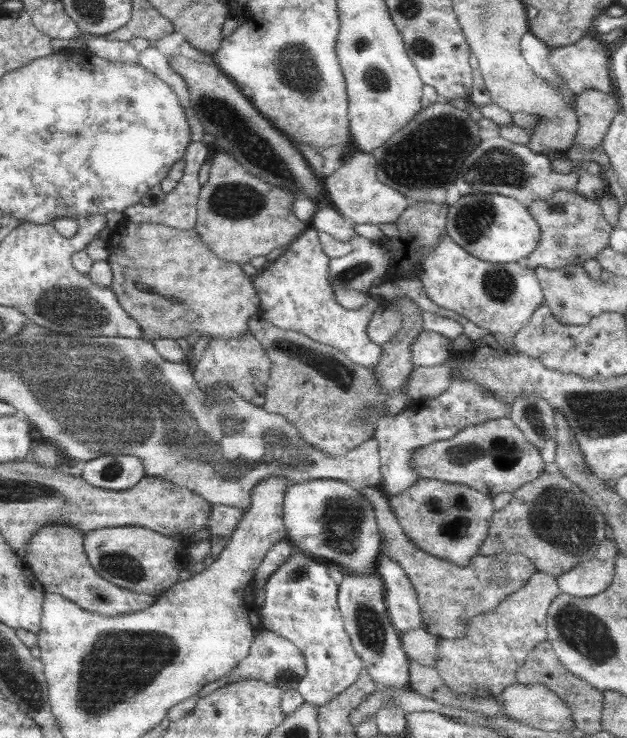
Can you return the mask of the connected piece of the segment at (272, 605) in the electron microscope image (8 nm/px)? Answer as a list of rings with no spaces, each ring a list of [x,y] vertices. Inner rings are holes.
[[[300,550],[291,552],[291,557],[281,564],[268,578],[264,585],[264,606],[259,609],[261,623],[269,631],[275,632],[282,638],[295,644],[304,655],[307,673],[297,684],[296,690],[300,692],[303,700],[308,704],[322,707],[332,702],[349,688],[362,674],[363,662],[351,645],[350,637],[345,631],[342,615],[337,603],[339,586],[328,575],[328,563],[313,558]]]

